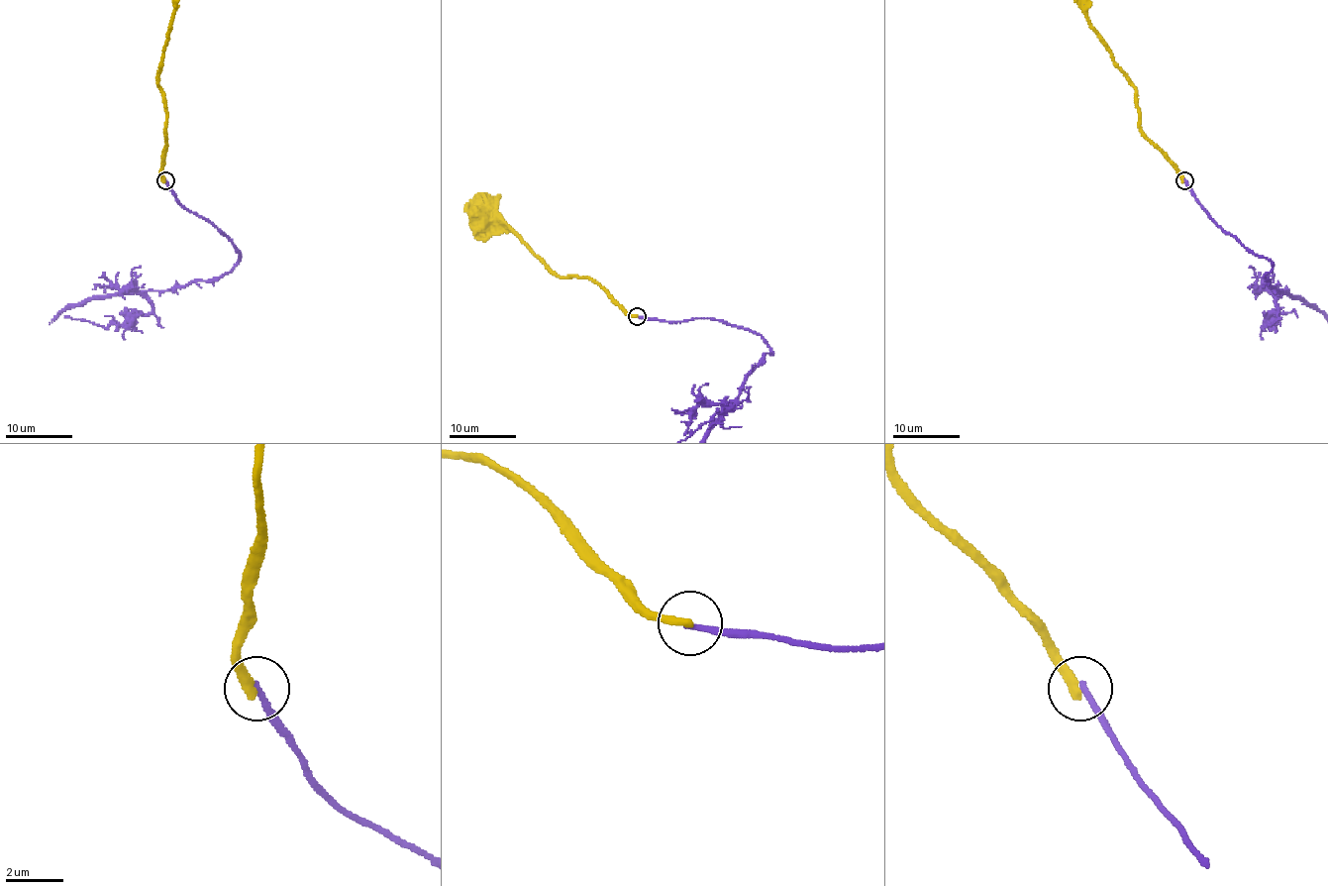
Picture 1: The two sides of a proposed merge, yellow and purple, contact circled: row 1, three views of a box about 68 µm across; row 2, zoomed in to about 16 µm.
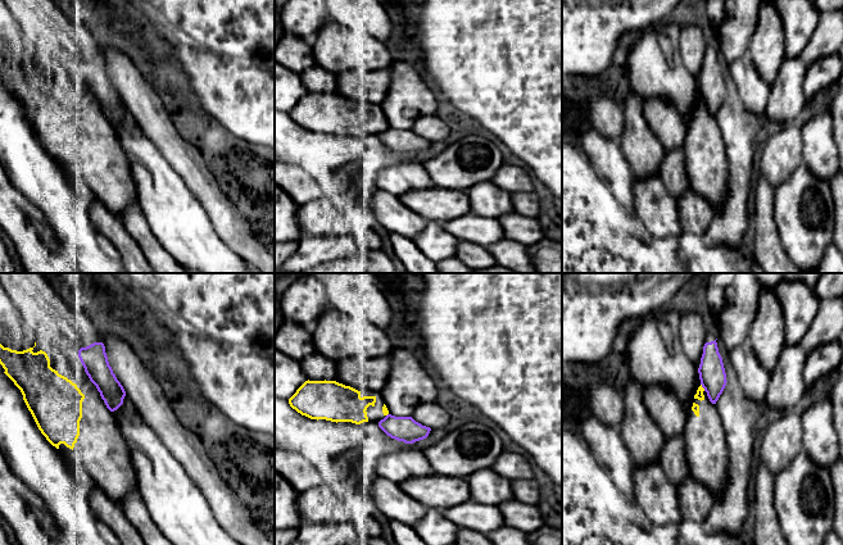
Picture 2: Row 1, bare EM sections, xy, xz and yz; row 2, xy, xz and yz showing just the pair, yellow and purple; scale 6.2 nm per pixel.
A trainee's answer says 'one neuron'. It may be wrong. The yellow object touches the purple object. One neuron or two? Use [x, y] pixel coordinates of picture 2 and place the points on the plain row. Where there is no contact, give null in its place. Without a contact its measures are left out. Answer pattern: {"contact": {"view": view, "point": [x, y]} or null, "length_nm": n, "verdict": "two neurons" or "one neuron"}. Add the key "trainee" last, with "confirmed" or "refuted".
{"contact": {"view": "yz", "point": [702, 100]}, "length_nm": 50, "verdict": "two neurons", "trainee": "refuted"}

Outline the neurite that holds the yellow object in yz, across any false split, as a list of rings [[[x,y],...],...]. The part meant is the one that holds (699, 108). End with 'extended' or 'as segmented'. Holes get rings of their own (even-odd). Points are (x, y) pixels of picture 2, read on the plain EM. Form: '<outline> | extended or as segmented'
[[[702,100],[686,124],[681,147],[690,189],[711,209],[721,208],[728,199],[729,163],[726,147],[716,122]]] | extended

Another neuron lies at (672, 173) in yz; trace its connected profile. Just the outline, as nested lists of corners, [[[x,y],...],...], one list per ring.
[[[683,150],[665,151],[660,177],[675,200],[690,189]]]

